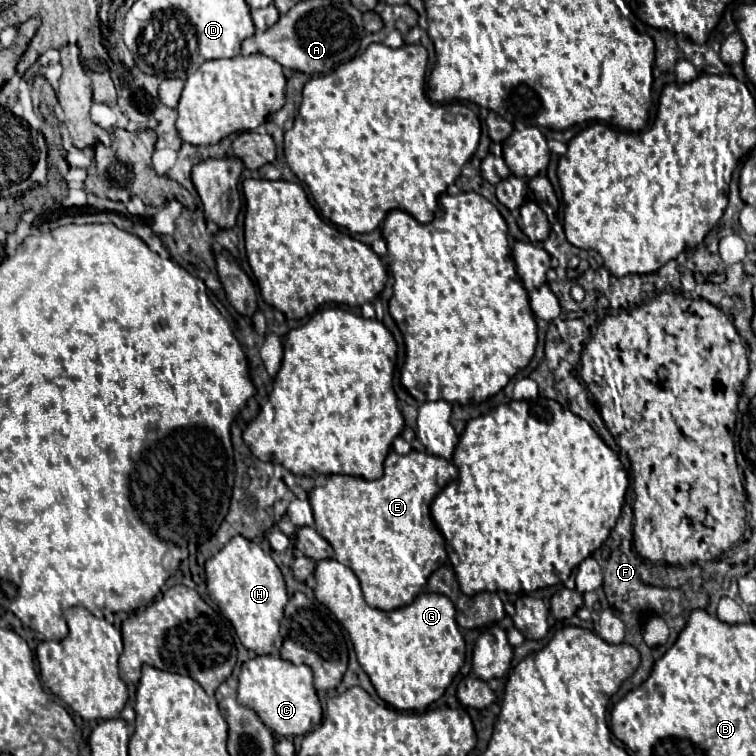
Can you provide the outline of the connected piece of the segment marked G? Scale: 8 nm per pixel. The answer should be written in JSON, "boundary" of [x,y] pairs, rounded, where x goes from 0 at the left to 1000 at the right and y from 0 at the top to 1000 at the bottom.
{"boundary":[[[422,741],[417,751],[417,791],[433,802],[443,813],[446,821],[462,836],[462,844],[470,854],[472,873],[478,884],[491,897],[501,923],[507,923],[512,931],[517,931],[525,939],[562,939],[570,929],[581,926],[589,915],[589,910],[597,905],[599,894],[607,889],[615,873],[615,847],[604,831],[602,823],[602,802],[599,796],[586,786],[560,783],[554,786],[544,799],[509,810],[485,802],[480,794],[480,783],[475,775],[472,762],[464,751],[446,741]]]}

